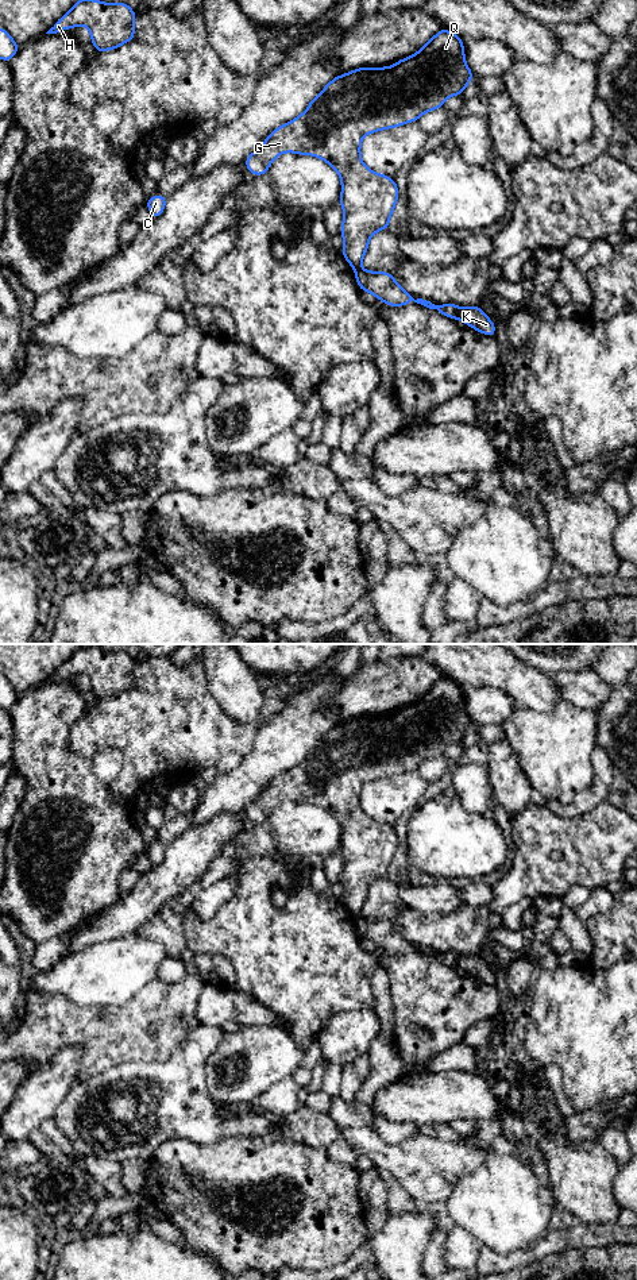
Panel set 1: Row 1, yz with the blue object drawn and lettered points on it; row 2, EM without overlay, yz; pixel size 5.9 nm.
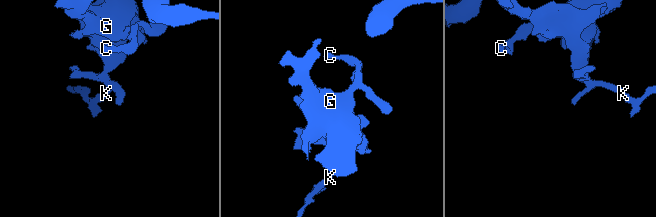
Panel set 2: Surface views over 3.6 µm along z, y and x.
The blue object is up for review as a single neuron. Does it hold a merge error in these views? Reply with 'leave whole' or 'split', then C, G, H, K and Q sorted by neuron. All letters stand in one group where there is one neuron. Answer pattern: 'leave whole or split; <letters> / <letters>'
split; C G H Q / K

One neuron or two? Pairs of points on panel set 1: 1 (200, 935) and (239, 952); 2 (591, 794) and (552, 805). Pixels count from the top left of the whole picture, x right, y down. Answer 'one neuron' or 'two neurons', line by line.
1: one neuron
2: one neuron

